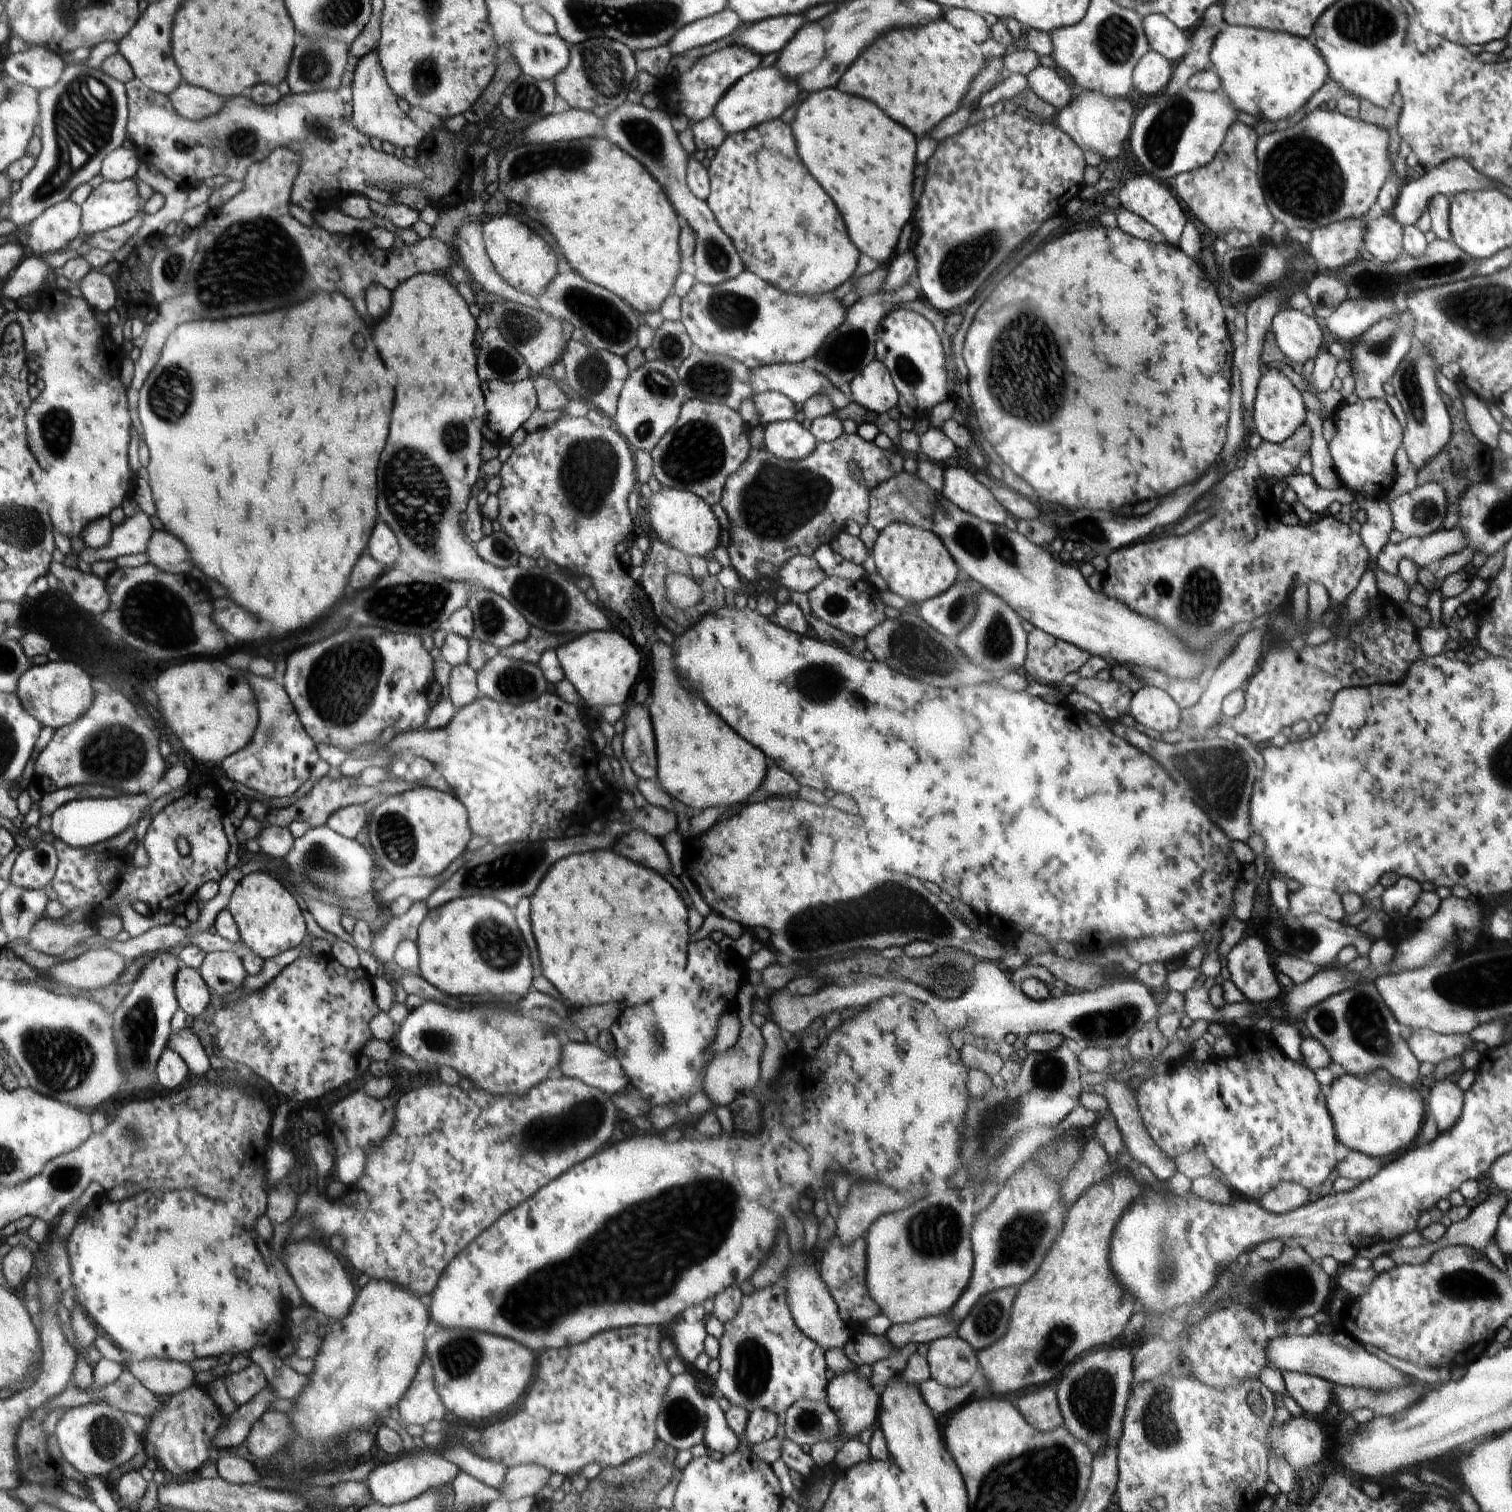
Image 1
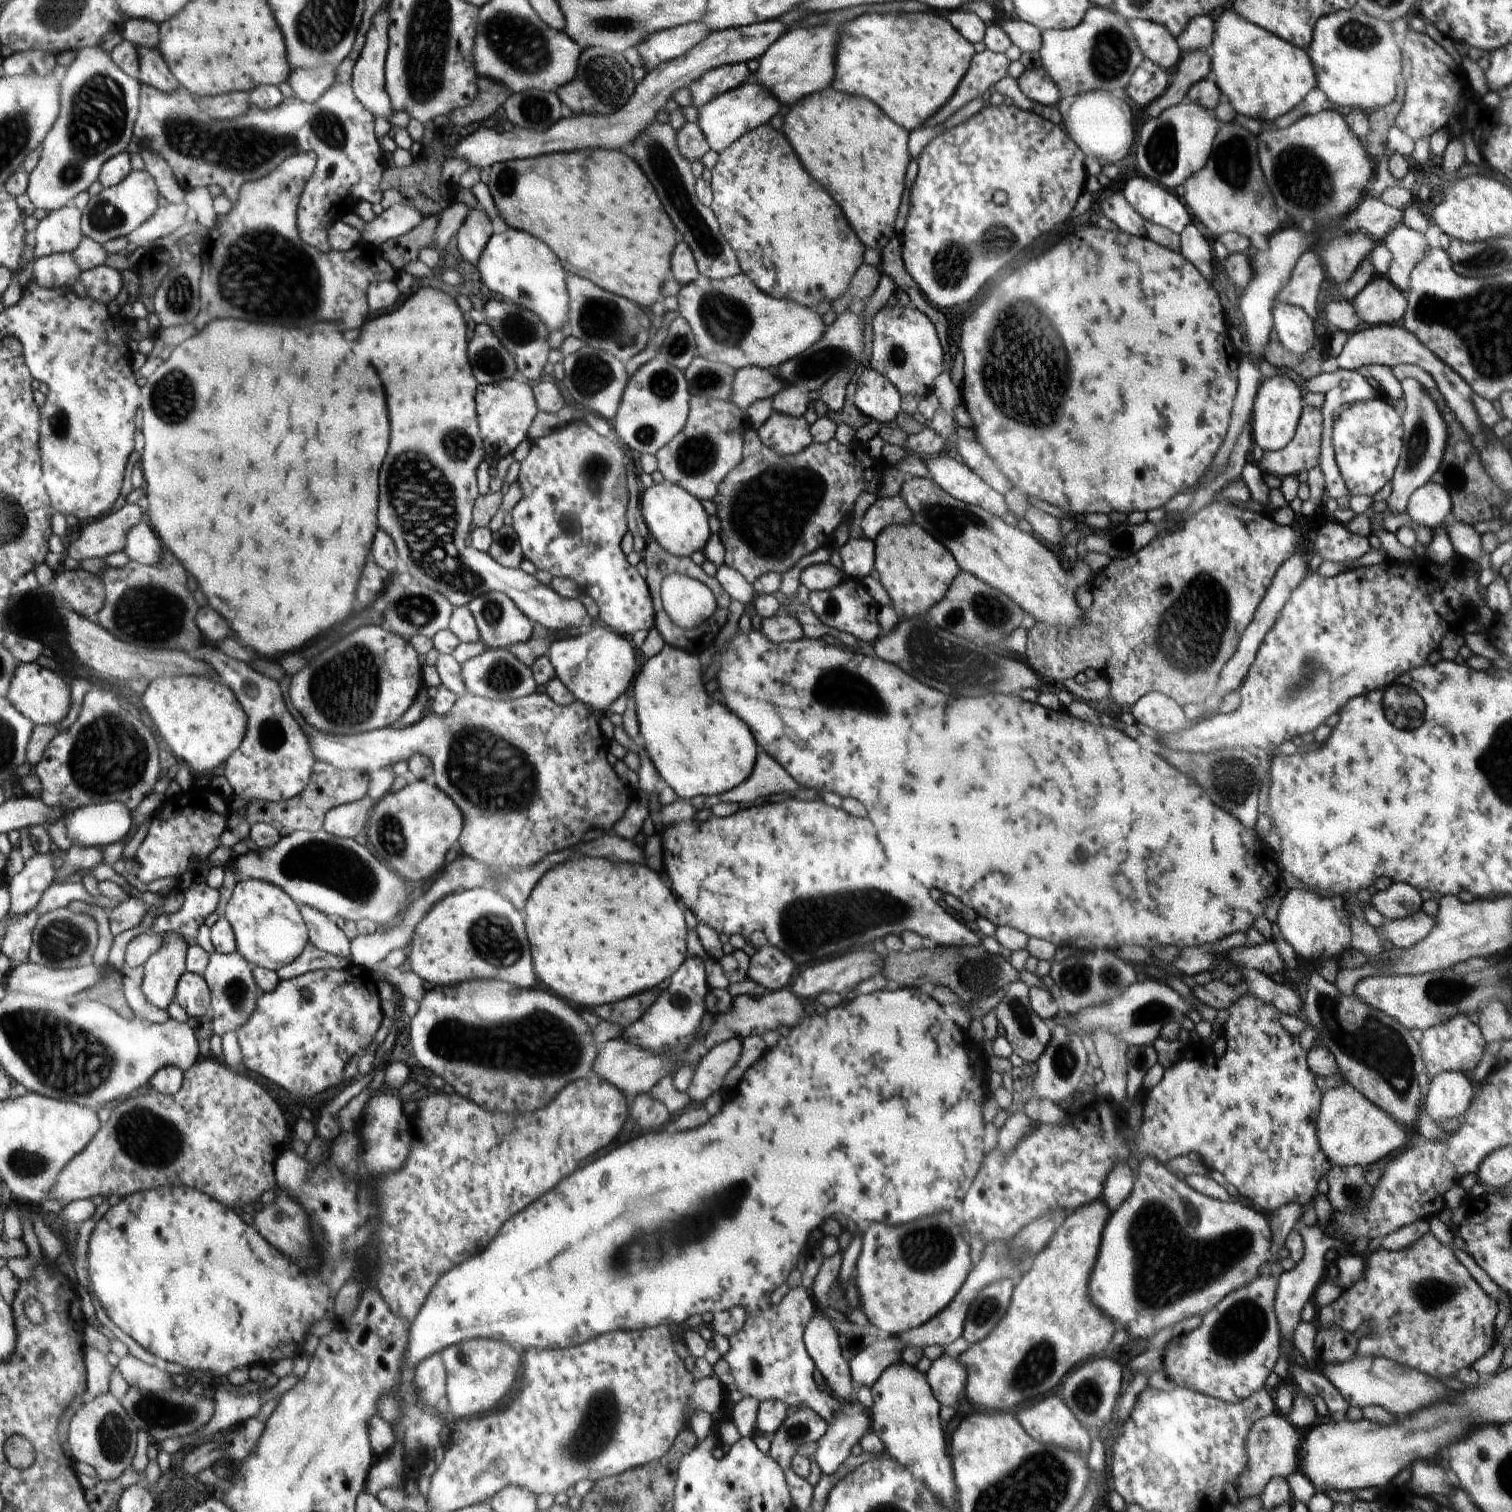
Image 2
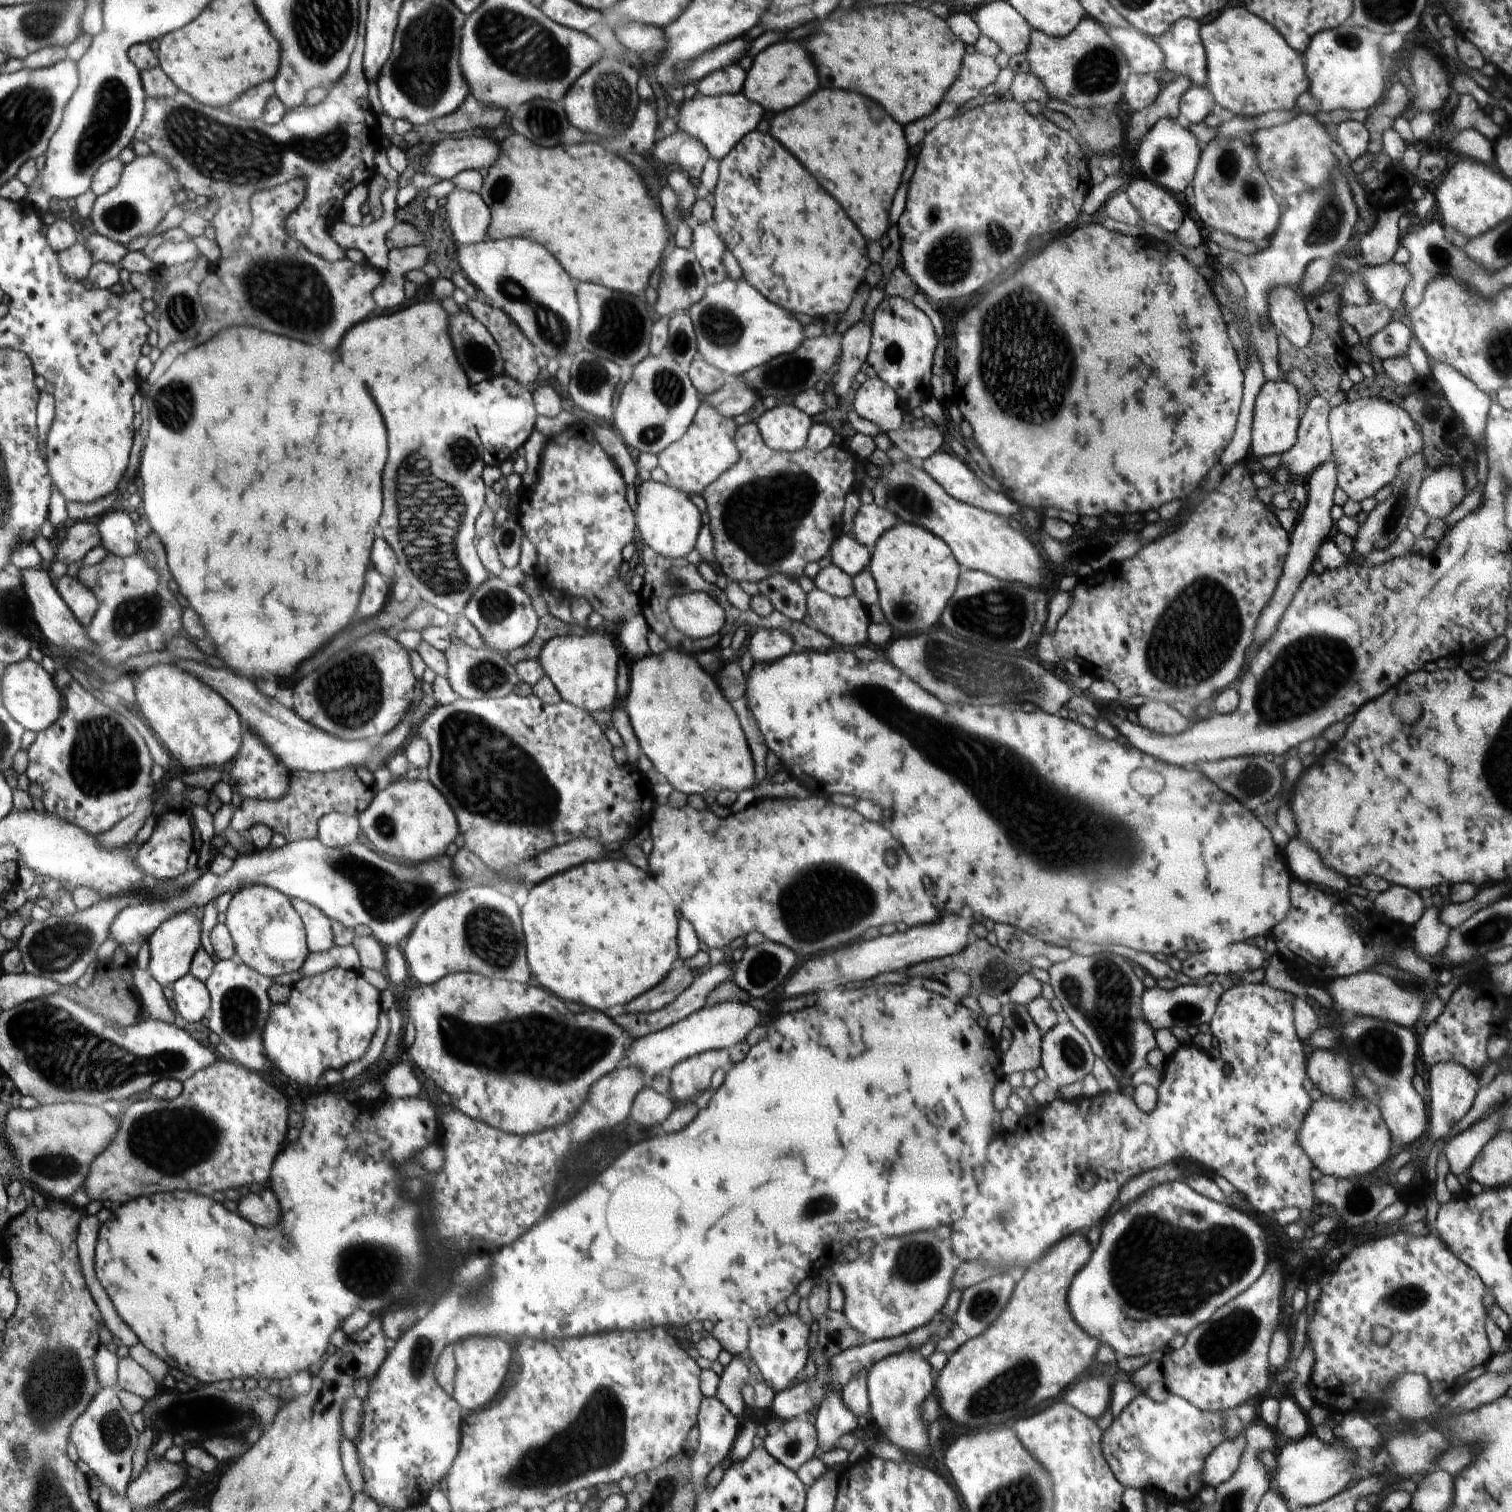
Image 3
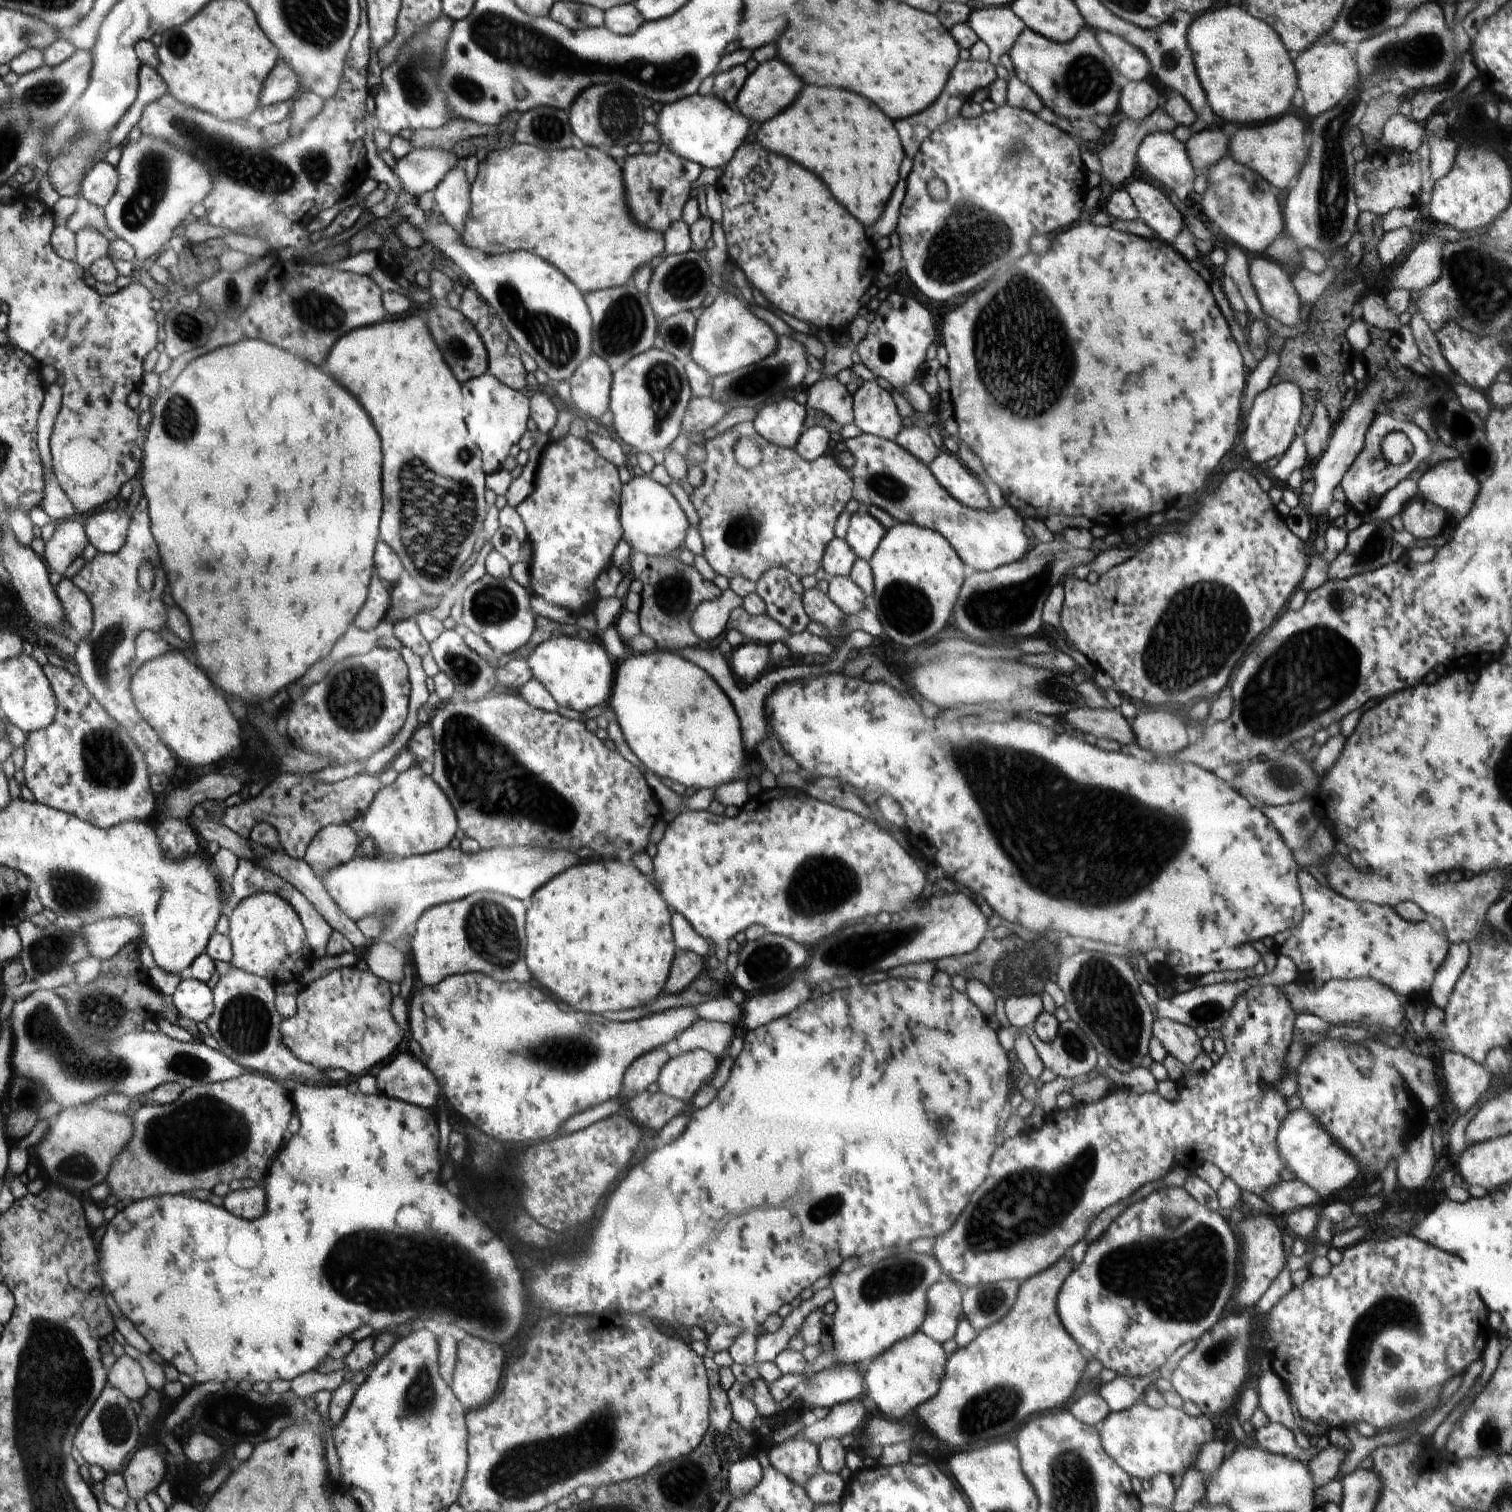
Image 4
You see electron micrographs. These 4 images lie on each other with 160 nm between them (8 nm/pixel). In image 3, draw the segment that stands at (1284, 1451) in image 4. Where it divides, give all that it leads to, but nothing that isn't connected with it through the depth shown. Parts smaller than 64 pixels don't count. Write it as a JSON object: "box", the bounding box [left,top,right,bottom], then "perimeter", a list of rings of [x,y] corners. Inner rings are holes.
{"box":[1274,1400,1312,1442],"perimeter":[[[1296,1400],[1280,1401],[1279,1417],[1274,1429],[1290,1442],[1299,1441],[1312,1431],[1308,1413],[1302,1411]]]}

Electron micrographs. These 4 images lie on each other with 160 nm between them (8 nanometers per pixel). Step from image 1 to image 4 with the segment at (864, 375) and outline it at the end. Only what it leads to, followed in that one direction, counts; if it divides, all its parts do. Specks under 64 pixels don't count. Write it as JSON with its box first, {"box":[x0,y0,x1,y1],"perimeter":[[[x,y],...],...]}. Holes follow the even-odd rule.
{"box":[854,382,902,442],"perimeter":[[[865,382],[854,394],[855,424],[862,433],[895,442],[902,420],[896,412],[892,396],[876,382]]]}

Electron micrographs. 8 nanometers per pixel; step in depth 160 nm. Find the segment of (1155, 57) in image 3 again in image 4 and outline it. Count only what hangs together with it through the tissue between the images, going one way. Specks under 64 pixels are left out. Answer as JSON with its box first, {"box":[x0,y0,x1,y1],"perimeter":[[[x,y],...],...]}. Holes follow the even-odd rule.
{"box":[1095,31,1151,82],"perimeter":[[[1095,31],[1099,45],[1112,58],[1118,72],[1125,80],[1134,82],[1146,80],[1151,66],[1146,55],[1126,39],[1106,31]]]}

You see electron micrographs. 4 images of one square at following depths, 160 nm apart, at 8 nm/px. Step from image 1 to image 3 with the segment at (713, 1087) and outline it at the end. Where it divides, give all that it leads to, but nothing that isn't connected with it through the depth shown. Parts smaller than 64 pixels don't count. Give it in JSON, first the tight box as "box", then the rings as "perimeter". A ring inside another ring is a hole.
{"box":[670,1049,730,1100],"perimeter":[[[726,1049],[704,1051],[680,1061],[670,1073],[670,1091],[678,1100],[696,1098],[698,1092],[710,1086],[710,1076],[725,1066],[730,1068],[730,1056]]]}

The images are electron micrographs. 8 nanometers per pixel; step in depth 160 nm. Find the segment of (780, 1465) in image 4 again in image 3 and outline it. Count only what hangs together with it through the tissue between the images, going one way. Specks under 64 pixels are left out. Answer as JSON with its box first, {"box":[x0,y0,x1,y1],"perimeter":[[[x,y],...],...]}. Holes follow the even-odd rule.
{"box":[764,1418,818,1471],"perimeter":[[[806,1418],[783,1422],[775,1434],[765,1437],[764,1448],[784,1466],[797,1471],[818,1453],[818,1431]]]}

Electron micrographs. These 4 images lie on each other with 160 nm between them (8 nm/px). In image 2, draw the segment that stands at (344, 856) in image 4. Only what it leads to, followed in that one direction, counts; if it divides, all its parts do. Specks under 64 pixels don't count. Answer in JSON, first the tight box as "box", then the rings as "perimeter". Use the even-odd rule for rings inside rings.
{"box":[323,795,375,839],"perimeter":[[[366,795],[353,803],[331,808],[326,814],[323,828],[328,834],[354,839],[366,826],[375,802]]]}

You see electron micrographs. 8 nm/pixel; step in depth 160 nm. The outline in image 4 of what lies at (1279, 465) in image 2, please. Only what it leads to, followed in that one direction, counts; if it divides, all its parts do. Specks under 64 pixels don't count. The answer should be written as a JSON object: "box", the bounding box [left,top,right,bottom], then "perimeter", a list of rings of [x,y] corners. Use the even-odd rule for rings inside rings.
{"box":[1298,403,1334,457],"perimeter":[[[1316,403],[1308,428],[1298,427],[1298,435],[1304,438],[1310,457],[1320,457],[1325,452],[1332,428],[1334,424],[1330,422],[1326,407],[1322,403]]]}

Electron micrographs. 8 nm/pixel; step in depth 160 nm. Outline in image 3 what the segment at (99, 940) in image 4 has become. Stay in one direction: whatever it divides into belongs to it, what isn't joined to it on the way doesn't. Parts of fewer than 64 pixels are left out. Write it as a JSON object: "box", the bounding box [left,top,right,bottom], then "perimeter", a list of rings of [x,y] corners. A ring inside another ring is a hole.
{"box":[110,838,467,949],"perimeter":[[[318,838],[302,839],[301,841],[286,843],[280,849],[271,850],[268,848],[264,851],[254,850],[250,855],[238,855],[232,868],[225,875],[215,875],[207,868],[192,888],[188,888],[184,895],[172,901],[132,904],[122,909],[110,927],[110,936],[116,939],[120,946],[144,943],[151,939],[159,926],[162,926],[176,913],[181,913],[190,907],[200,907],[204,910],[204,906],[208,902],[222,893],[227,893],[228,890],[240,890],[246,885],[258,884],[283,891],[288,898],[294,897],[308,901],[312,903],[312,906],[318,907],[329,919],[338,920],[340,924],[344,924],[350,929],[354,930],[357,926],[370,927],[373,937],[379,942],[379,949],[396,946],[401,948],[410,936],[412,929],[415,928],[419,918],[436,901],[454,894],[460,889],[467,888],[466,884],[462,884],[461,888],[461,880],[453,871],[453,858],[448,855],[444,855],[442,858],[436,857],[434,861],[414,863],[414,866],[404,866],[404,864],[396,864],[392,860],[378,856],[376,852],[362,846],[358,841],[343,847],[328,847],[326,844],[322,844]]]}

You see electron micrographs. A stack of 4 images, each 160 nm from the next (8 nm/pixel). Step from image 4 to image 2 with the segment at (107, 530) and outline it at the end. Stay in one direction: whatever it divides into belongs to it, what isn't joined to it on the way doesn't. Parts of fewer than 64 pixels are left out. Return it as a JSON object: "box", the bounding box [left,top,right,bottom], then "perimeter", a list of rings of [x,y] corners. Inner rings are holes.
{"box":[124,519,163,565],"perimeter":[[[146,519],[136,525],[127,536],[127,548],[124,552],[130,560],[145,565],[158,564],[163,557],[162,538]]]}

